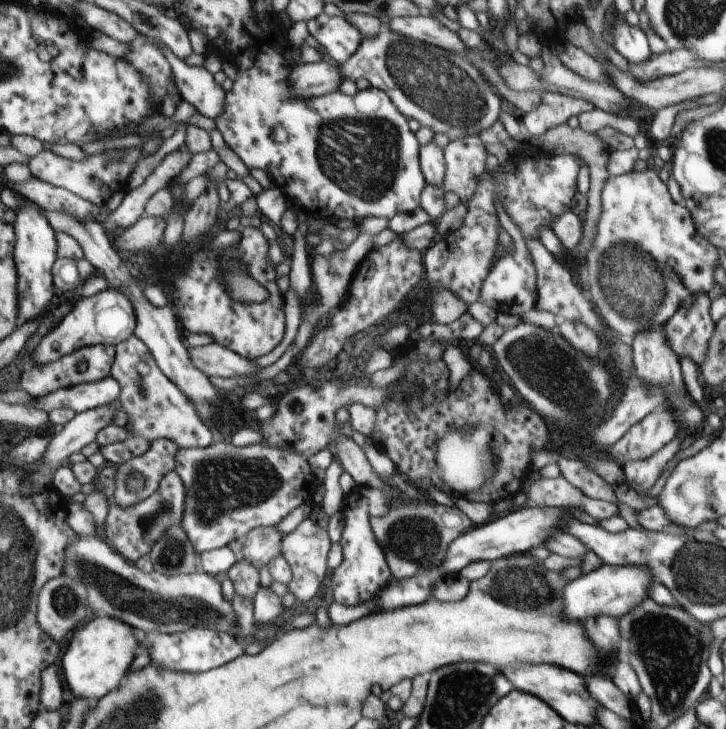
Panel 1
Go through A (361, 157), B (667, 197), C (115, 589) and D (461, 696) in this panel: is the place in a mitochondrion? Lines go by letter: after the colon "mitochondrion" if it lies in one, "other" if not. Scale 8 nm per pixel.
A: mitochondrion
B: other
C: mitochondrion
D: mitochondrion

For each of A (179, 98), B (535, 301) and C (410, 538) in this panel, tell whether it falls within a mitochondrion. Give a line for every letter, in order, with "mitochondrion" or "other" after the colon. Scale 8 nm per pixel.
A: other
B: other
C: mitochondrion

